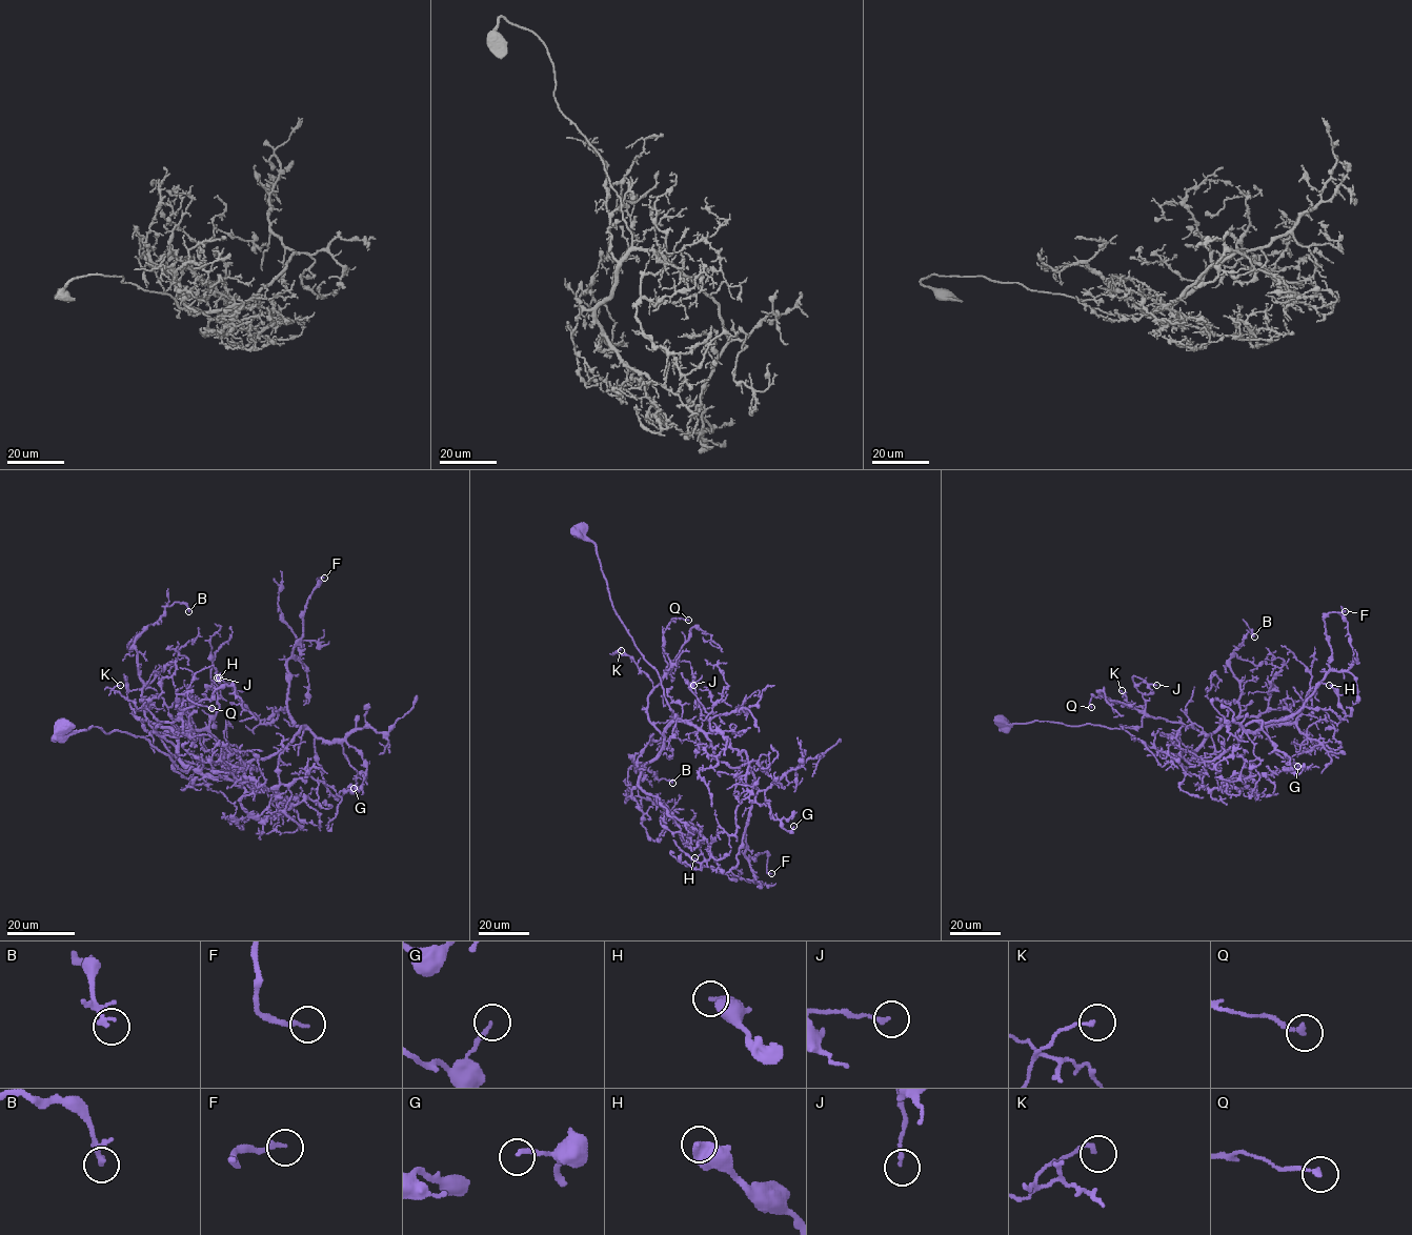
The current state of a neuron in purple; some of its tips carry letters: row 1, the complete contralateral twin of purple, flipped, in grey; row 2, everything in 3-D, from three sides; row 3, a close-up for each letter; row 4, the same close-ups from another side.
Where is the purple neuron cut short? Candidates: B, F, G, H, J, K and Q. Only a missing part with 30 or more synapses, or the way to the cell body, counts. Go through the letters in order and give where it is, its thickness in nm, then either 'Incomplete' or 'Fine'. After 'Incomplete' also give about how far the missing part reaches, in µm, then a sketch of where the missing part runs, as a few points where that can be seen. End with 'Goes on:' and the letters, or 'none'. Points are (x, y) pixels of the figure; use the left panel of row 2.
B: Place: (188, 611). Thickness 120 nm. Fine
F: Place: (324, 578). Thickness 170 nm. Fine
G: Place: (354, 788). Thickness 170 nm. Fine
H: Place: (219, 677). Thickness 320 nm. Fine
J: Place: (217, 677). Thickness 150 nm. Fine
K: Place: (120, 685). Thickness 130 nm. Fine
Q: Place: (212, 708). Thickness 220 nm. Fine
Goes on: none

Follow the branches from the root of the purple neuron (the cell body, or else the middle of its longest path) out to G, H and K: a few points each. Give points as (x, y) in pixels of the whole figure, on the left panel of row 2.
G: (63, 726), (142, 736), (181, 770), (229, 780), (305, 726), (326, 788), (340, 797), (354, 788)
H: (63, 726), (142, 736), (181, 770), (239, 780), (305, 726), (285, 707), (262, 724), (219, 677)
K: (63, 726), (144, 737), (187, 770), (177, 747), (155, 730), (163, 722), (112, 689), (120, 685)

